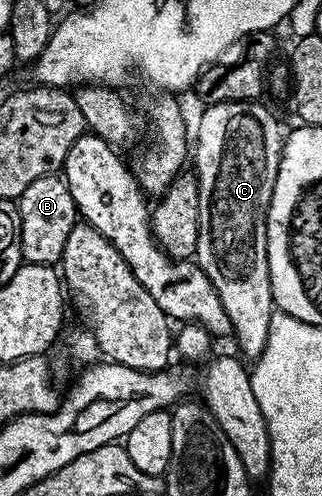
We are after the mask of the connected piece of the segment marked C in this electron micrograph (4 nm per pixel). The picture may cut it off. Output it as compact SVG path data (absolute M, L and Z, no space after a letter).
M257 100L205 105L200 123L194 126L194 172L200 184L200 235L194 261L204 269L206 276L210 276L222 306L230 316L234 339L240 345L239 353L248 360L262 356L274 313L268 259L268 209L274 196L274 182L278 180L280 154L284 151L280 126L262 103Z

